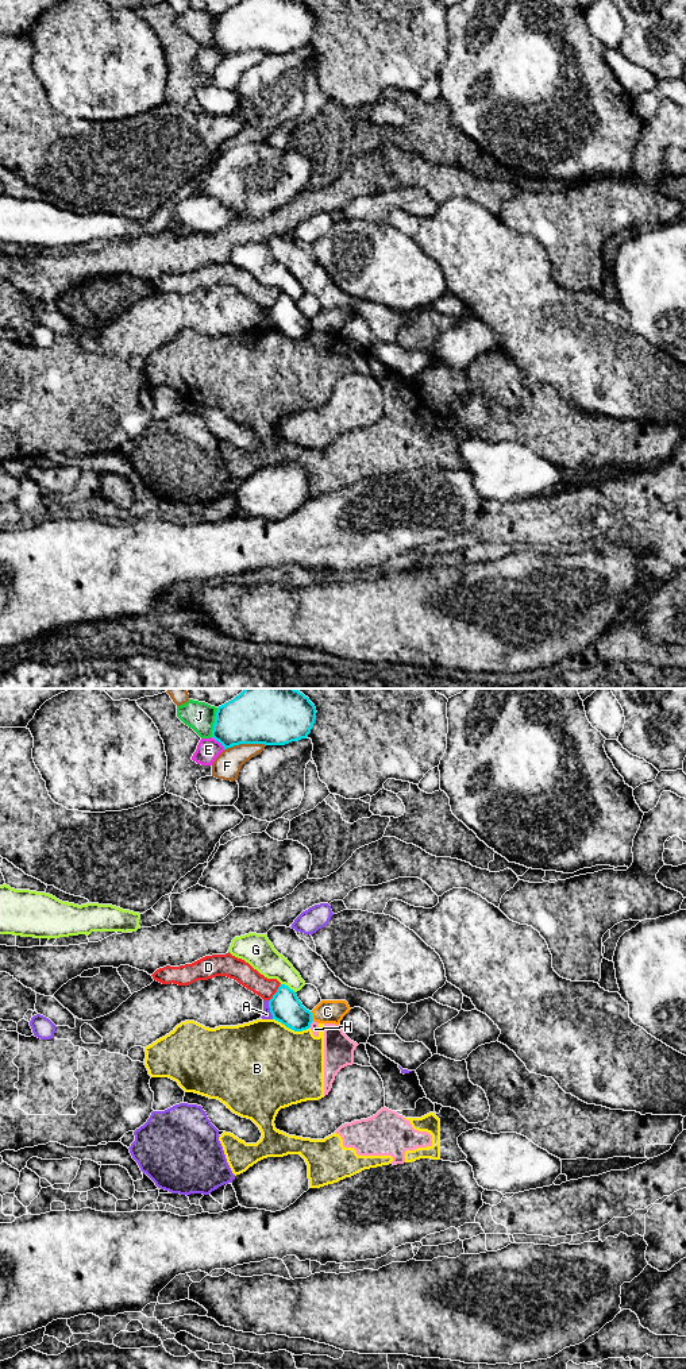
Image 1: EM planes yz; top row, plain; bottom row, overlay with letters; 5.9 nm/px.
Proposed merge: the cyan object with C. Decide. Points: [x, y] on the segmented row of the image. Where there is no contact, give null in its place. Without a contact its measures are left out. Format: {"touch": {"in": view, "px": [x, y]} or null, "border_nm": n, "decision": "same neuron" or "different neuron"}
{"touch": {"in": "yz", "px": [311, 1017]}, "border_nm": 70, "decision": "different neuron"}

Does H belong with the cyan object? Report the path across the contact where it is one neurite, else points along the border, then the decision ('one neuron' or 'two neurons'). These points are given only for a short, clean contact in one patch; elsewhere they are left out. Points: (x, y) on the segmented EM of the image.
border yz (313, 1021), (309, 1026); two neurons

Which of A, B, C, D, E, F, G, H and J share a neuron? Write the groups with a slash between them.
A / B H / C / D / E / F / G / J

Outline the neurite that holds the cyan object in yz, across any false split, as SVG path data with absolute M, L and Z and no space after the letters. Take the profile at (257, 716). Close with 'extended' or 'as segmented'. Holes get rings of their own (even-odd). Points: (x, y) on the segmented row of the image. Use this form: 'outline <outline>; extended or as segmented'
outline M244 689L217 707L212 739L224 749L239 744L285 745L308 737L316 713L296 689Z; as segmented

